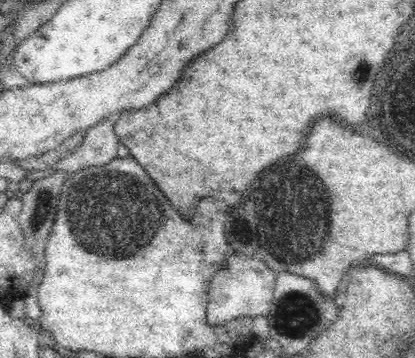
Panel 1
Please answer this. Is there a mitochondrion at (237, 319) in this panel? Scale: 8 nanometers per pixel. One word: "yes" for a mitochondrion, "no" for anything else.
no

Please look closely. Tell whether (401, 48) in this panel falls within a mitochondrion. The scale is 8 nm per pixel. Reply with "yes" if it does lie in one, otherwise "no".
yes

